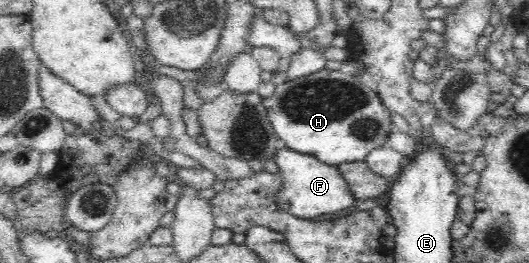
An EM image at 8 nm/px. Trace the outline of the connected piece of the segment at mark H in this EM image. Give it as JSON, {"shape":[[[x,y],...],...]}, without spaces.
{"shape":[[[323,69],[305,80],[284,82],[276,87],[272,97],[263,99],[263,104],[274,126],[274,139],[281,138],[287,148],[336,167],[344,162],[365,161],[372,150],[387,146],[389,135],[396,130],[392,124],[392,113],[382,103],[378,93],[367,87],[360,77],[347,76],[341,71]]]}

